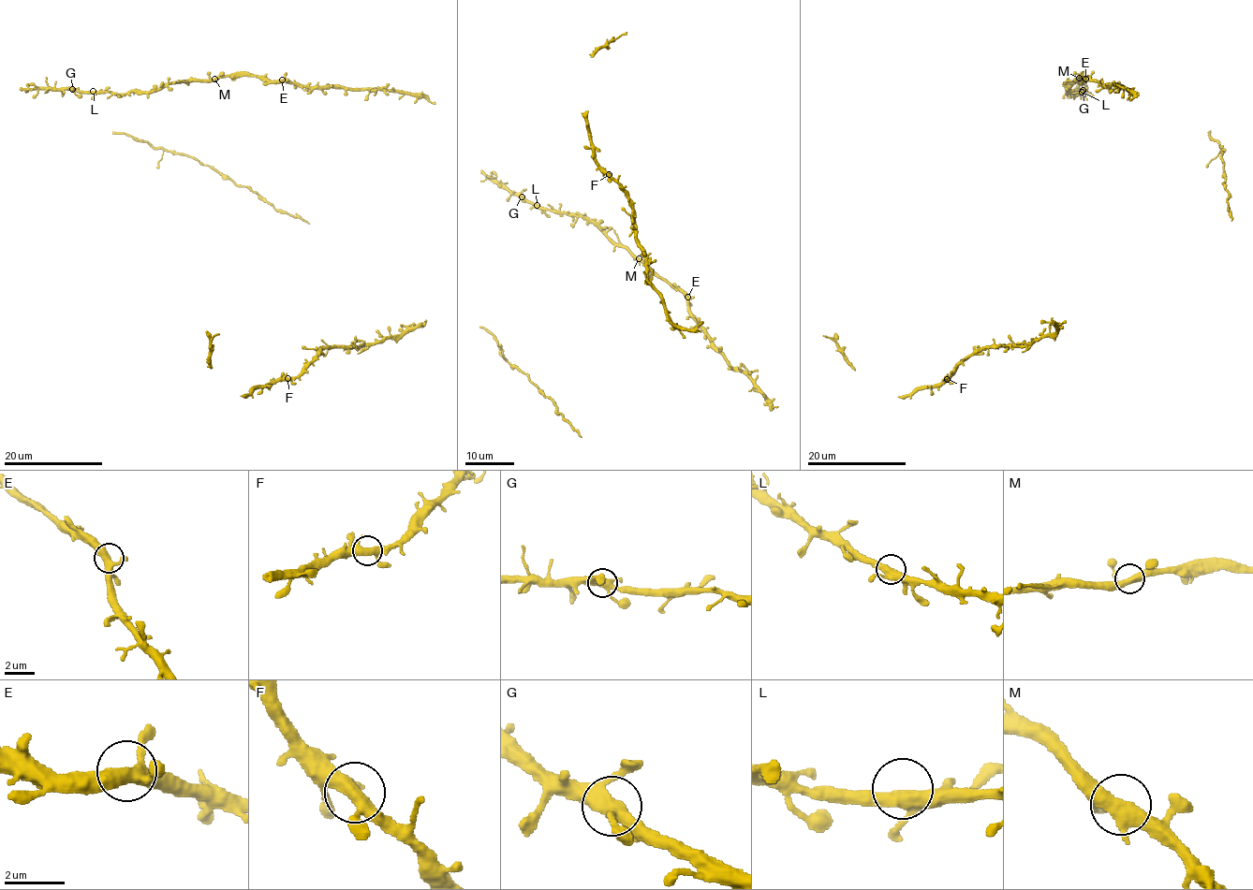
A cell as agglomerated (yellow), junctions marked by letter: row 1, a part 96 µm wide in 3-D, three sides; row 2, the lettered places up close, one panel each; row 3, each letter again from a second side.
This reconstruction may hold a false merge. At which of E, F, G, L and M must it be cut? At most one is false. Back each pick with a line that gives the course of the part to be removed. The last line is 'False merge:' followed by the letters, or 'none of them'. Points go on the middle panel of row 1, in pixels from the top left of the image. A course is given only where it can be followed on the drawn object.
False merge: none of them

